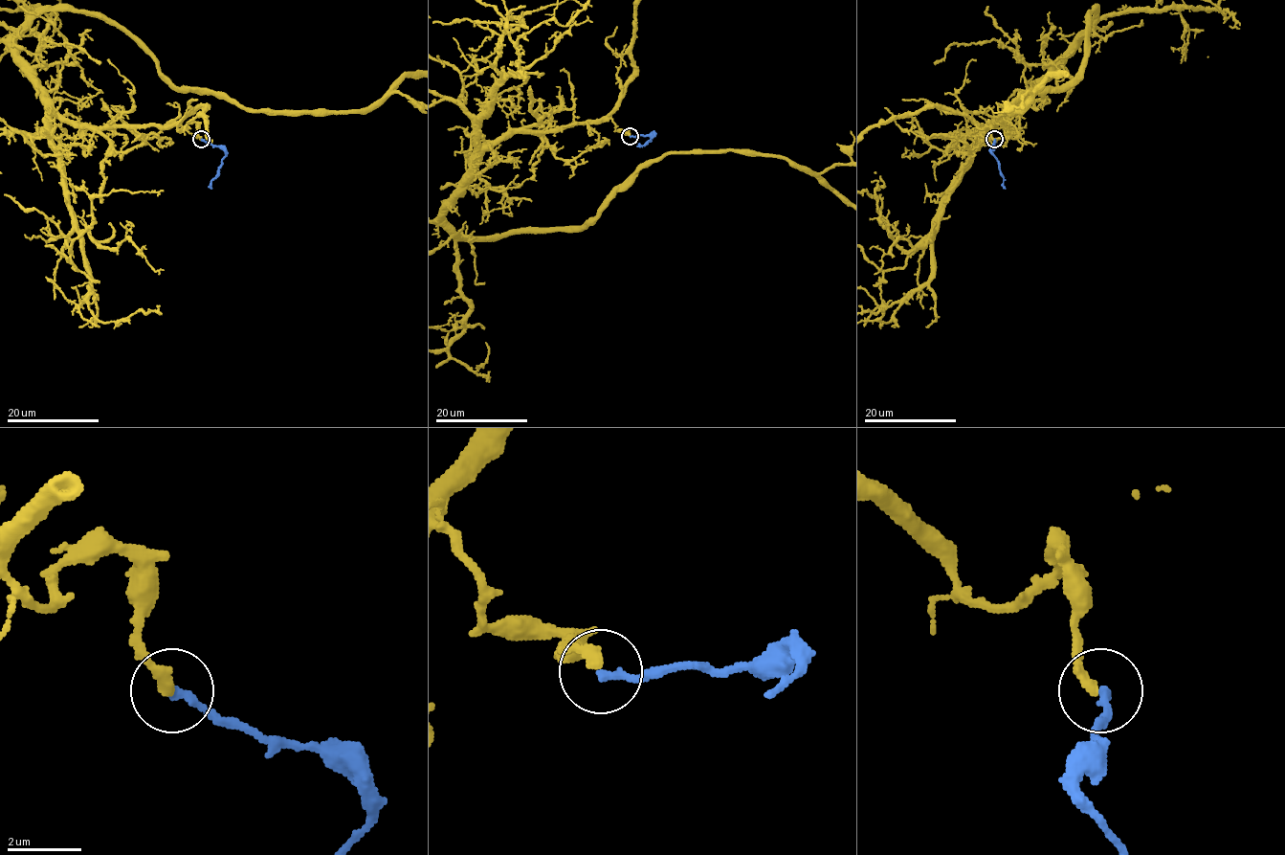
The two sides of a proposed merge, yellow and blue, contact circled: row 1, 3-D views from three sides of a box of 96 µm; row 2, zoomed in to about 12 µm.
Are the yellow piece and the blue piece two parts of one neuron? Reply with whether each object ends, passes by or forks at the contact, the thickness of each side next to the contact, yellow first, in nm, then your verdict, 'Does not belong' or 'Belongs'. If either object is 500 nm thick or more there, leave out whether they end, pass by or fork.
At the ring yellow ends. At the ring blue ends. Thickness 320 nm (yellow) against 240 nm. Does not belong

